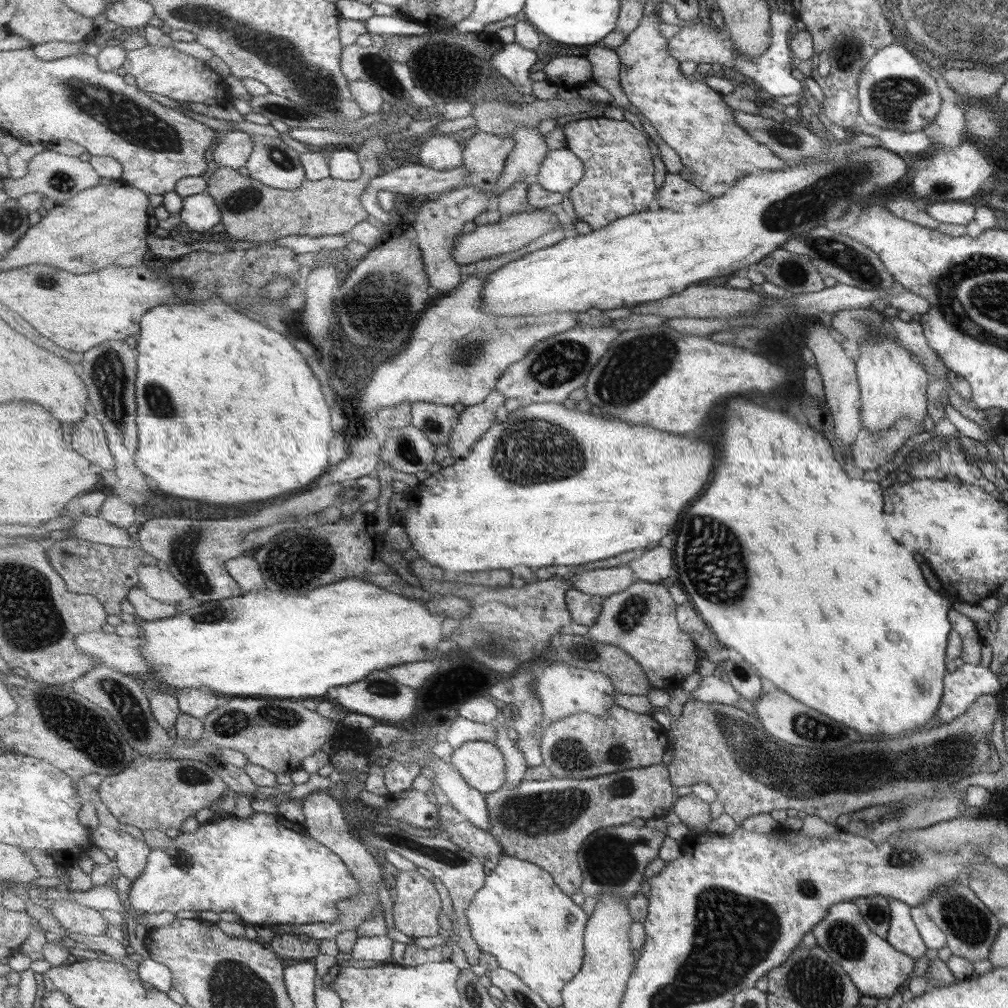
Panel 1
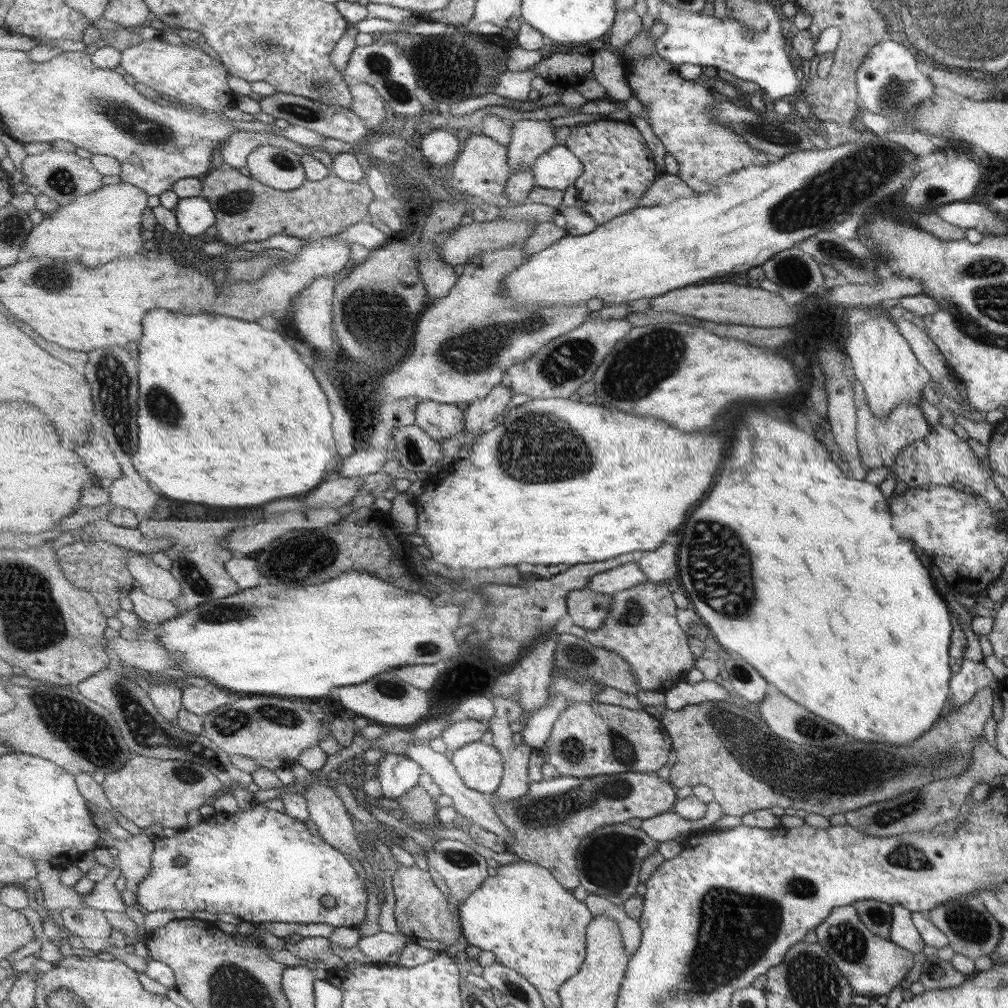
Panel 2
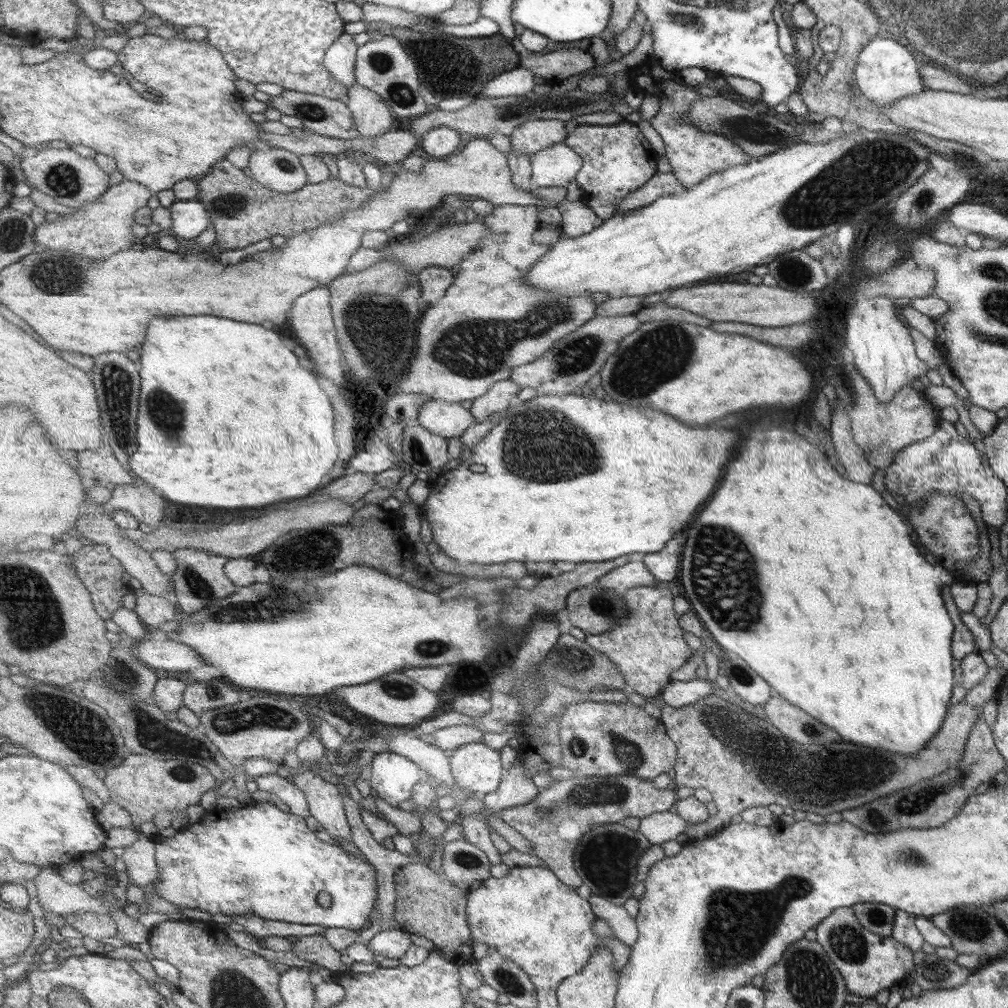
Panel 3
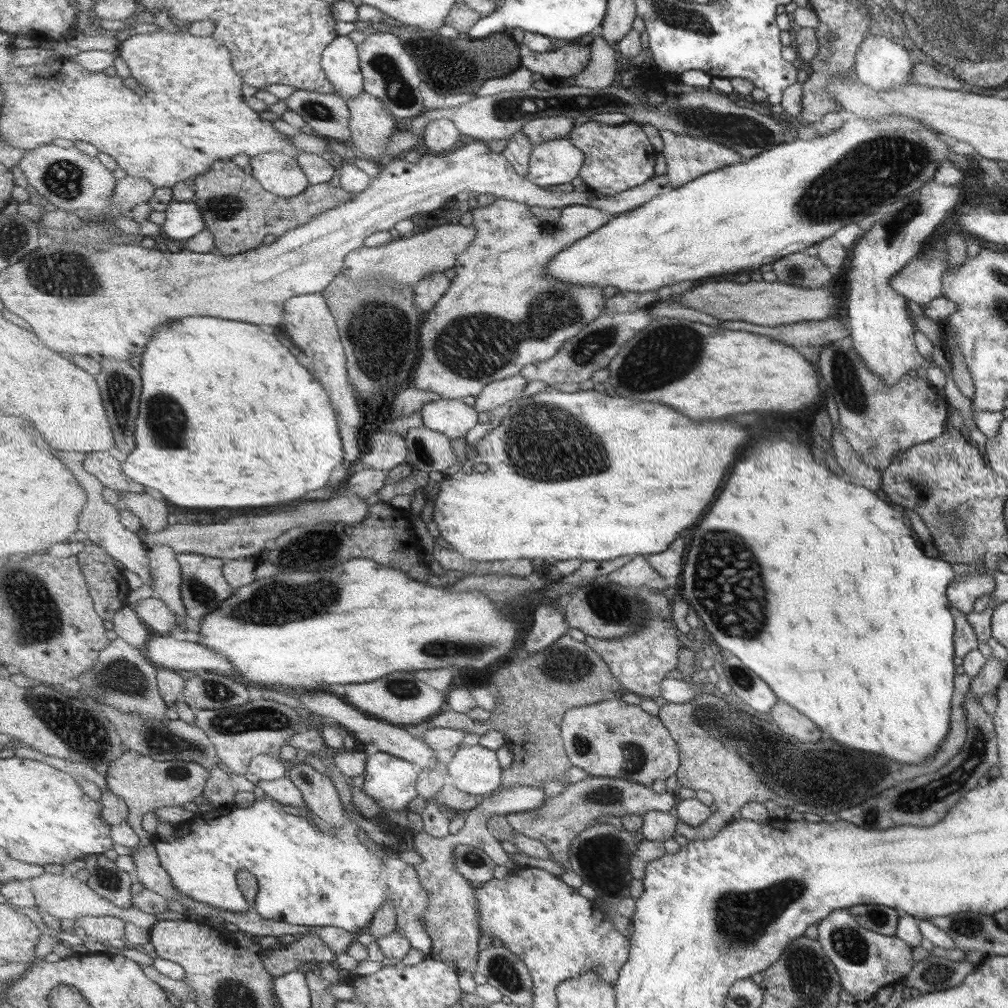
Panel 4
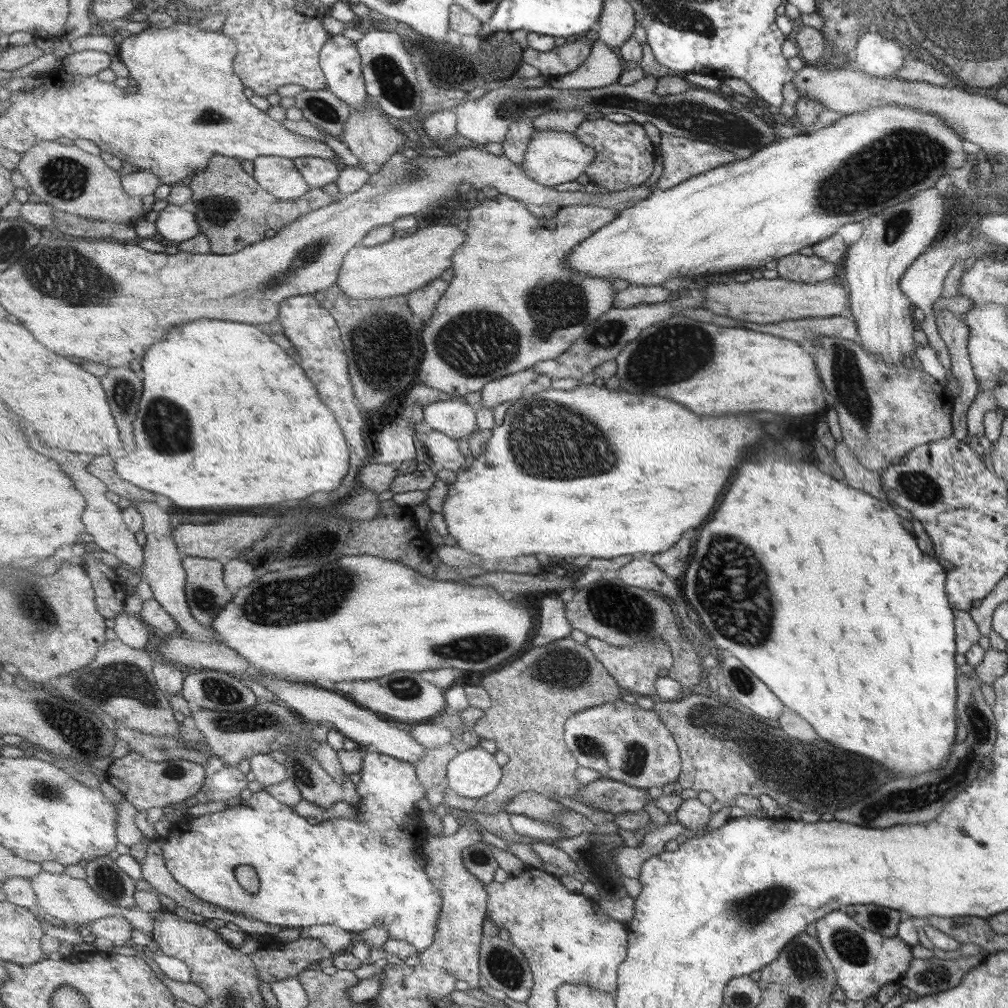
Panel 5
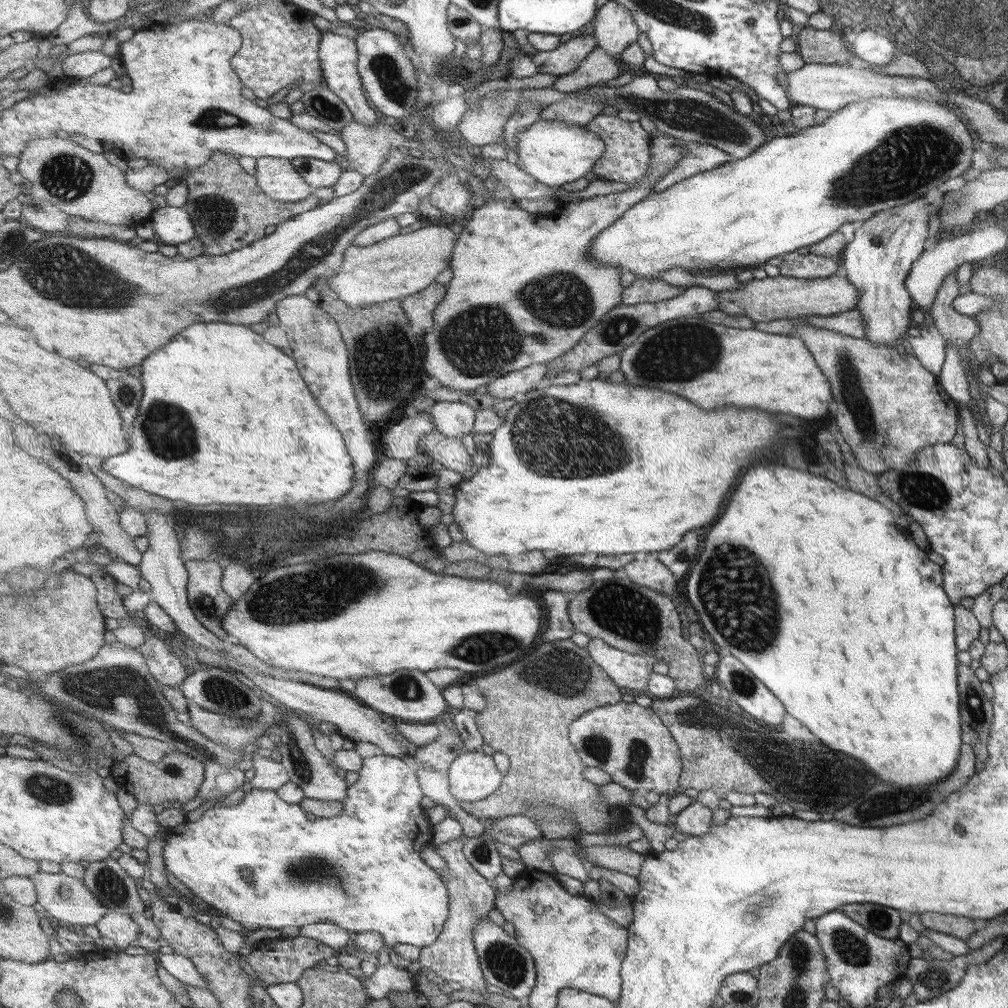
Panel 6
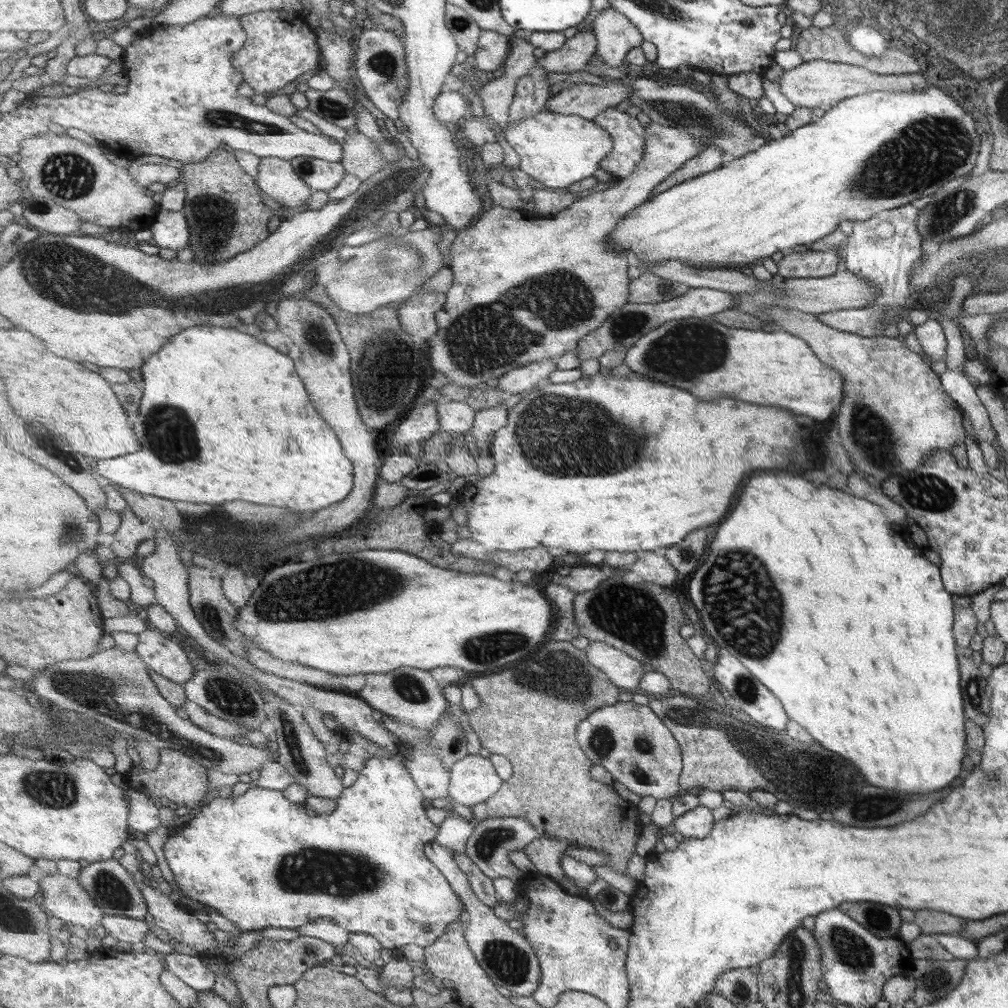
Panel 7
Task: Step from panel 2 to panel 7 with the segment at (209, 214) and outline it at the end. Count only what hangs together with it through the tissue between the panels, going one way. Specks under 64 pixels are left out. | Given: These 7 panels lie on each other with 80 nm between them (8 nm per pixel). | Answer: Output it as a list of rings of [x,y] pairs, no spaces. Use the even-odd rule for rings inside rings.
[[[161,208],[150,228],[158,248],[178,252],[190,246],[191,230],[184,210],[175,212]]]

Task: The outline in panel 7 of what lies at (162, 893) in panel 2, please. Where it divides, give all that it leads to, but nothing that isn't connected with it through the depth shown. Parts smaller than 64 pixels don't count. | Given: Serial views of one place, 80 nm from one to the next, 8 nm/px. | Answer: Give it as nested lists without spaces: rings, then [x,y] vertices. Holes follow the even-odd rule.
[[[377,757],[366,761],[359,778],[337,800],[337,807],[332,813],[309,816],[305,803],[295,804],[287,800],[283,791],[253,787],[241,796],[221,798],[212,795],[198,809],[199,813],[187,819],[177,834],[169,834],[163,845],[164,855],[169,868],[175,876],[177,886],[188,898],[203,903],[228,920],[234,922],[241,931],[263,930],[263,928],[290,928],[299,930],[302,926],[319,919],[331,919],[344,926],[349,932],[376,936],[384,948],[401,948],[407,945],[431,946],[443,936],[451,923],[461,918],[465,912],[462,900],[455,894],[454,887],[443,873],[427,857],[426,846],[438,836],[438,826],[427,818],[425,796],[415,783],[410,769],[399,757]]]

